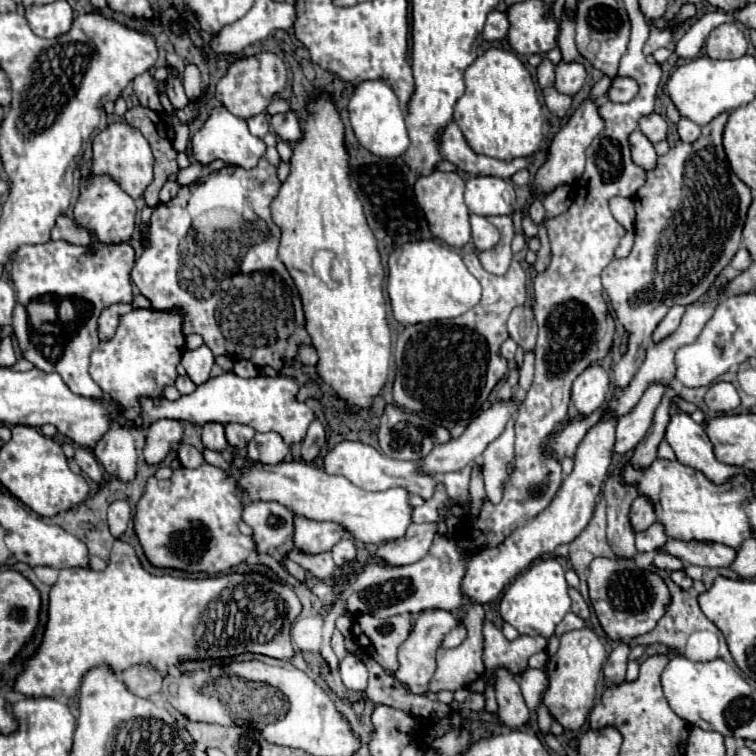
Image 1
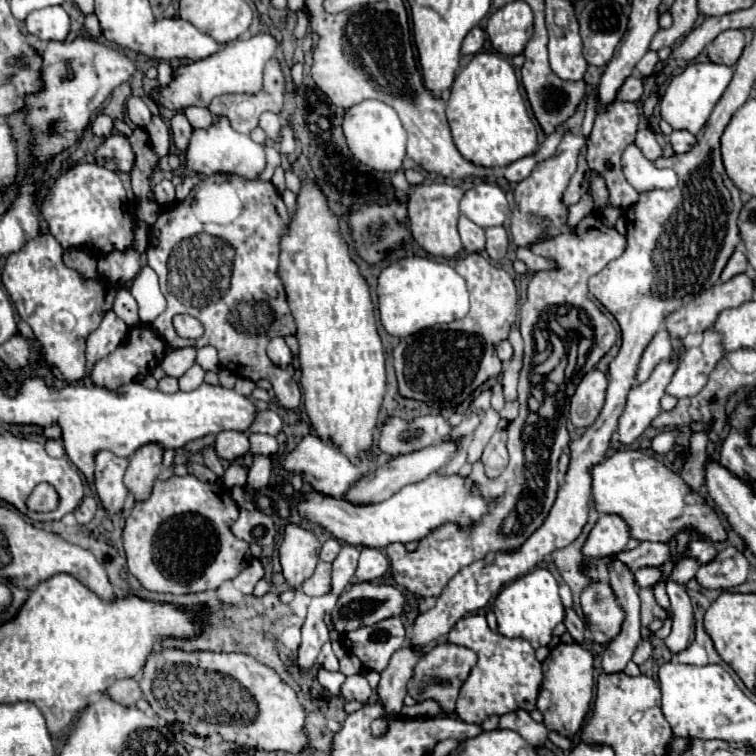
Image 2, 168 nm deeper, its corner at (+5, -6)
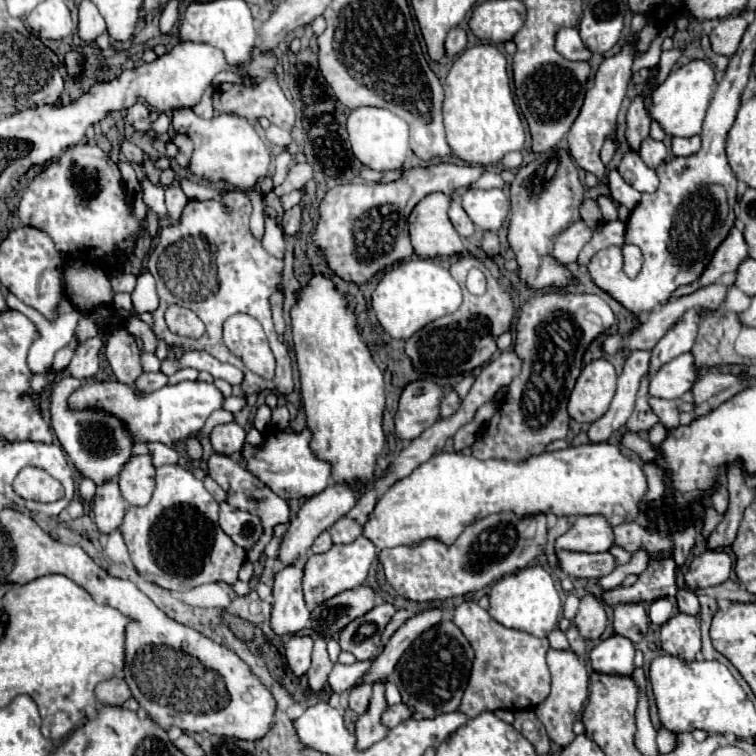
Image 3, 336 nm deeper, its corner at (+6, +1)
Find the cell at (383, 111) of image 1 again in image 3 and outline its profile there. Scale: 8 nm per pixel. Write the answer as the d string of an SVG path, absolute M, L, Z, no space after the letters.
M357 108L347 118L347 132L353 154L359 158L359 162L375 172L387 172L387 170L399 170L405 164L405 158L409 154L409 128L403 118L397 118L397 114L381 108Z

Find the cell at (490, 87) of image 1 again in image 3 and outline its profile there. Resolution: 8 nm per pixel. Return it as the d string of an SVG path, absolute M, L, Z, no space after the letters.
M480 43L467 48L451 66L445 78L445 136L453 154L469 164L497 164L507 152L521 150L525 128L517 114L509 88L507 60L493 43Z

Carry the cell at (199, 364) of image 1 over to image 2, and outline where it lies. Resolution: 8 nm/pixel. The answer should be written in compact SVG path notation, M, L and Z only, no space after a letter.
M194 363L178 381L180 381L182 391L192 391L204 383L204 369L198 363Z

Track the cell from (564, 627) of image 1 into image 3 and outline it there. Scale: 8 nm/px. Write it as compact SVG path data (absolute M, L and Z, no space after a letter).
M553 630L549 634L549 642L551 642L551 648L555 648L555 650L567 650L569 648L569 642L561 630Z

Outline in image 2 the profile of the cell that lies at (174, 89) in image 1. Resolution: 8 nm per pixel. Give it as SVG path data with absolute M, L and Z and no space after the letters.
M182 111L174 113L174 117L170 119L170 129L172 129L174 145L184 151L188 141L190 141L190 135L192 135L192 125L188 123L188 119L186 119L186 115Z

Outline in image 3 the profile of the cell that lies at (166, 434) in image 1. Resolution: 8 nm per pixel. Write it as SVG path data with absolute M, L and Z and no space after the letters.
M149 454L133 456L119 474L121 496L131 506L145 506L151 500L155 486L155 468L149 462Z

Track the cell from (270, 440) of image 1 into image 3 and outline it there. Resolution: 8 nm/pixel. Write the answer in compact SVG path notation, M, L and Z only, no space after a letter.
M263 404L263 406L259 406L257 412L255 412L253 426L265 434L265 432L269 430L269 424L271 424L271 408L269 408L267 404Z

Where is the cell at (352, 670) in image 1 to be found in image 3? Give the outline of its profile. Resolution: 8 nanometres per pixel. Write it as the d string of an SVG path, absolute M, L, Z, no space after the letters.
M365 682L351 688L349 694L347 694L347 706L359 716L365 714L367 706L369 706L369 700L371 700L371 684L365 684Z

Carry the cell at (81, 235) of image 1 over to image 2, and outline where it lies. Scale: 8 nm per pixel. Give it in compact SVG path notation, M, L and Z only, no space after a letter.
M66 249L64 251L64 261L66 265L70 265L72 269L78 269L84 277L98 277L96 271L96 259L92 255L88 255L82 249Z

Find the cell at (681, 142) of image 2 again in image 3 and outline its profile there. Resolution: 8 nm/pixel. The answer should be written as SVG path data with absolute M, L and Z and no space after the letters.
M673 138L673 154L675 156L693 156L701 148L701 138Z

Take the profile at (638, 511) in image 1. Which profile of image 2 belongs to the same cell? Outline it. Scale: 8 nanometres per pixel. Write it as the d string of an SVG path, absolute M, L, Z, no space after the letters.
M604 513L590 531L586 545L582 547L582 553L586 553L586 557L592 559L608 557L624 551L628 539L630 539L628 523L620 515Z

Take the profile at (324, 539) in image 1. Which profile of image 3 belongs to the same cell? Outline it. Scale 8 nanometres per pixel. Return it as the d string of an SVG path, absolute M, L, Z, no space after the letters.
M287 566L281 568L273 584L273 608L271 608L271 630L279 636L295 634L307 626L311 610L305 606L301 594L303 568Z

